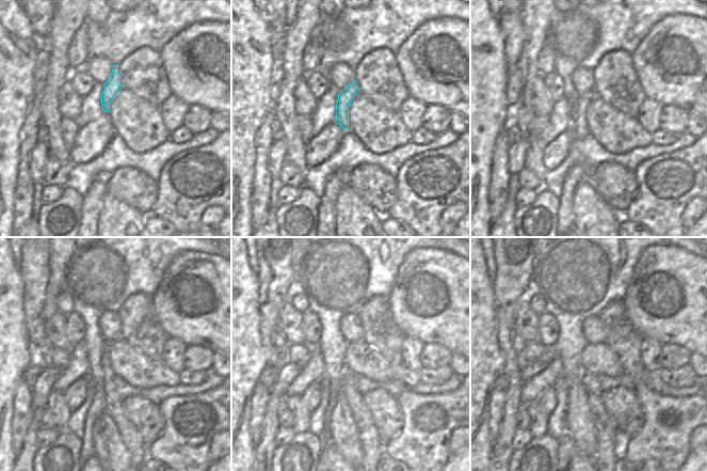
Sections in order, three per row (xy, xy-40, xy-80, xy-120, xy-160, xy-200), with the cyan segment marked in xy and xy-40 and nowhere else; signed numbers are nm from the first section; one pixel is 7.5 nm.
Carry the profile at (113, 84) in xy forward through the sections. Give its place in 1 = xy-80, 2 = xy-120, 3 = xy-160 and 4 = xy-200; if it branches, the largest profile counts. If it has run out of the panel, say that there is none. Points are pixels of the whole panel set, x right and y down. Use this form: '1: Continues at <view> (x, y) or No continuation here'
1: Continues at xy-80 (579, 125)
2: Continues at xy-120 (130, 437)
3: Continues at xy-160 (371, 445)
4: Continues at xy-200 (608, 442).

